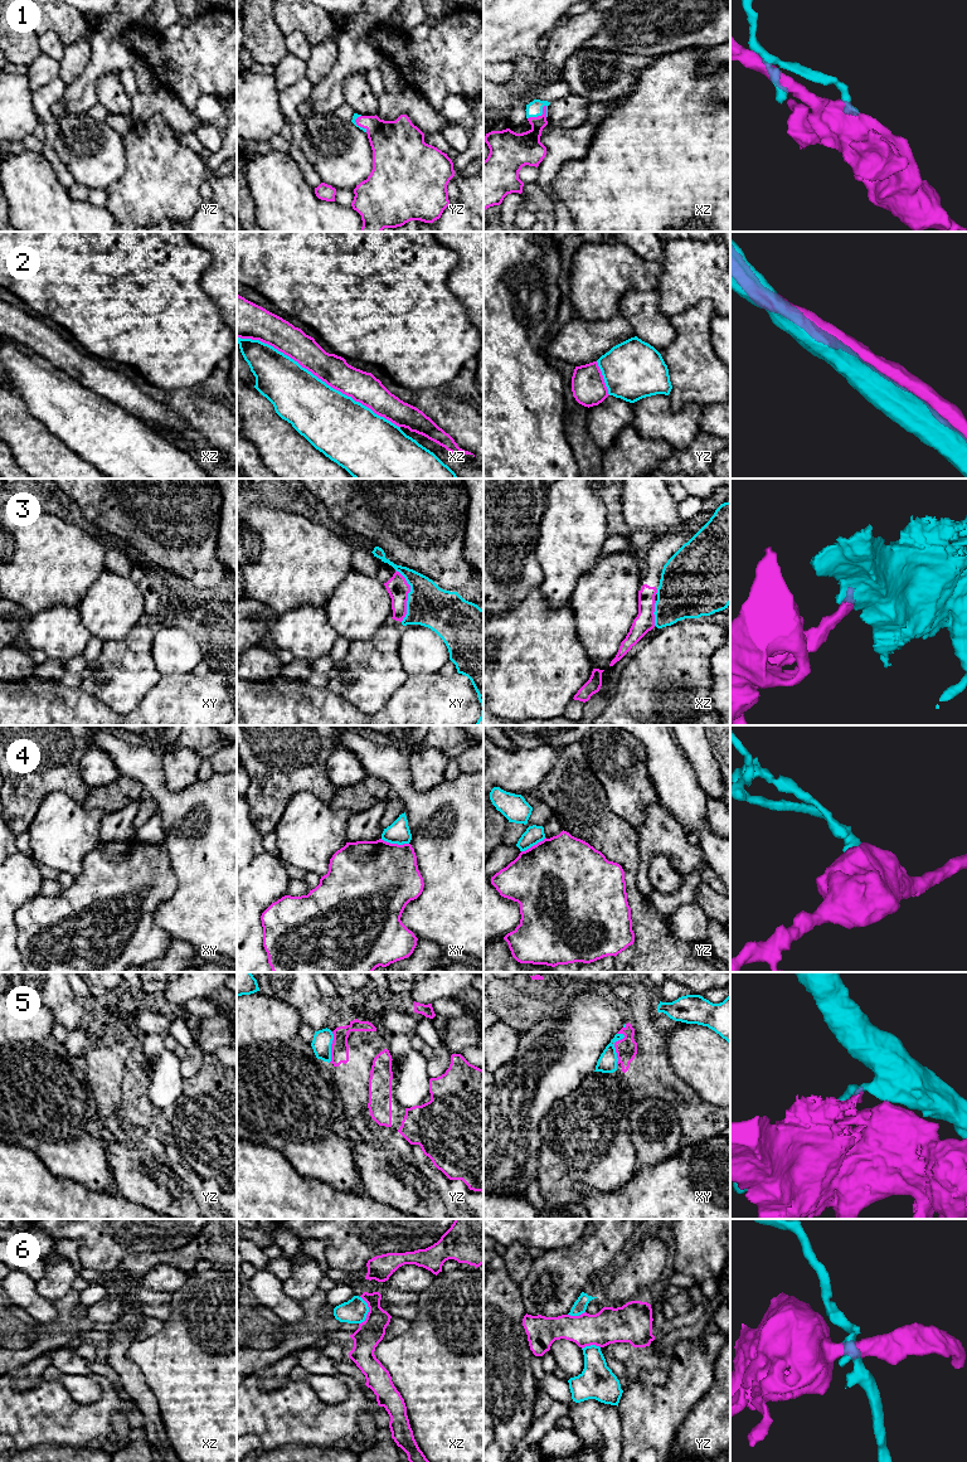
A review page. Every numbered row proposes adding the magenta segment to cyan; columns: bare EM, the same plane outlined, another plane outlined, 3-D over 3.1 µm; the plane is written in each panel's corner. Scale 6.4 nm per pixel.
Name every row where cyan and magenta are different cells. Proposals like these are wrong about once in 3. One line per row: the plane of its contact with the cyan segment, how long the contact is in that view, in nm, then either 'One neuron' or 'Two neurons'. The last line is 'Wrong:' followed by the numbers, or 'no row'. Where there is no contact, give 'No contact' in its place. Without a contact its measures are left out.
1: Touches cyan in xz. Shared border 150 nm. Two neurons
2: Touches cyan in xz. Shared border 1200 nm. One neuron
3: Touches cyan in xy. Shared border 340 nm. Two neurons
4: Touches cyan in xy. Shared border 190 nm. Two neurons
5: Touches cyan in xy. Shared border 220 nm. Two neurons
6: Touches cyan in xz. Shared border 180 nm. Two neurons
Wrong: 1, 3, 4, 5, 6

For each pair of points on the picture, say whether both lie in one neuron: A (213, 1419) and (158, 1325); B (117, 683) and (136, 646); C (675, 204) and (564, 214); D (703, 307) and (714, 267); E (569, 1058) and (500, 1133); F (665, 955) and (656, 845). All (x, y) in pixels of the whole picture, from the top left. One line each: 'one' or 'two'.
A: two
B: one
C: two
D: two
E: one
F: two

